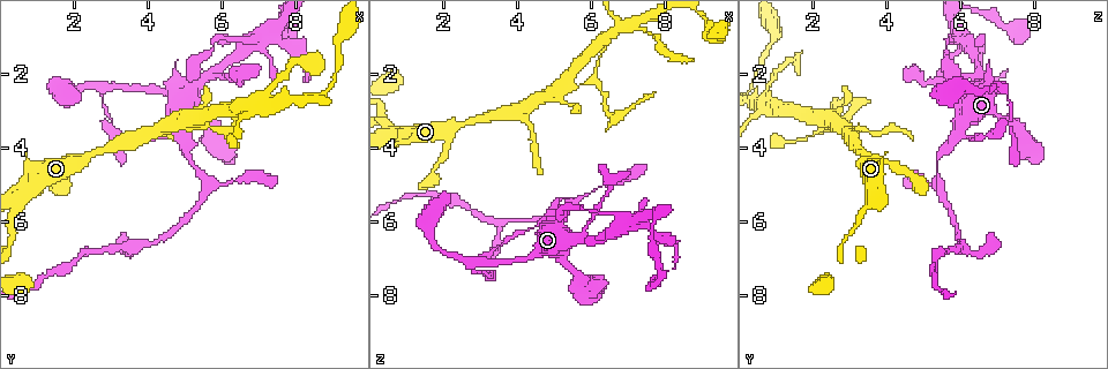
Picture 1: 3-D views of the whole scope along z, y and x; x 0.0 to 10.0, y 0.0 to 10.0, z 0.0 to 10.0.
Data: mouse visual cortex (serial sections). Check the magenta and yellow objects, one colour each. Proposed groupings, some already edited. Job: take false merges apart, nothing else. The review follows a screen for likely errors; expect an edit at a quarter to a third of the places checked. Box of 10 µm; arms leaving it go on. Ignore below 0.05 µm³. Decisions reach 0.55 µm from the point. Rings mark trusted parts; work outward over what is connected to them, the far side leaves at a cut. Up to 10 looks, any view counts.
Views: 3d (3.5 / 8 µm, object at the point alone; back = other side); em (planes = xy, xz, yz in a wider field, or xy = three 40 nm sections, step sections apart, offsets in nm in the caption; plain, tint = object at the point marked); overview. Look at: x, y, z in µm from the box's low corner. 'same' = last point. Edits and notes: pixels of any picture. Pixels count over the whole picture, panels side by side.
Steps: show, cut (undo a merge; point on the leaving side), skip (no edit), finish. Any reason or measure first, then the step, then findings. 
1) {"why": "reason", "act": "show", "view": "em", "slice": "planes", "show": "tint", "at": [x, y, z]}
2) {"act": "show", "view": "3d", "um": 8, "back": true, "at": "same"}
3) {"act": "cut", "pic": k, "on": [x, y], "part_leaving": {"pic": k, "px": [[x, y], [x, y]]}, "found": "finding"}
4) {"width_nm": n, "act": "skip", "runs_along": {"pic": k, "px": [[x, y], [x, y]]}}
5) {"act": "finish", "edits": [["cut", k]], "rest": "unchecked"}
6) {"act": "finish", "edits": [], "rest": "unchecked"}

{"why": "narrows sharply", "act": "show", "view": "3d", "um": 3.5, "at": [4.30, 3.80, 6.20]}

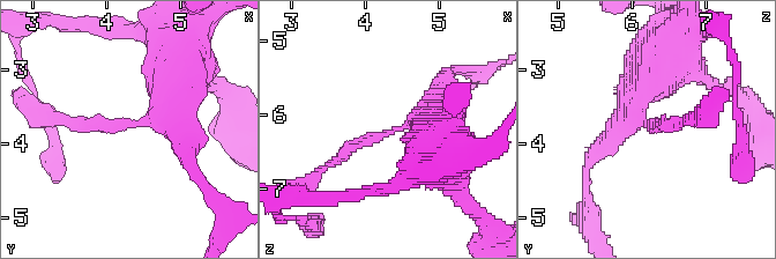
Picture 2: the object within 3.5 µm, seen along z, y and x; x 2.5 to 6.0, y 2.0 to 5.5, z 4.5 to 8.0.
{"act": "show", "view": "em", "slice": "xy", "step": 2, "show": "tint", "at": [4.35, 3.75, 6.20]}

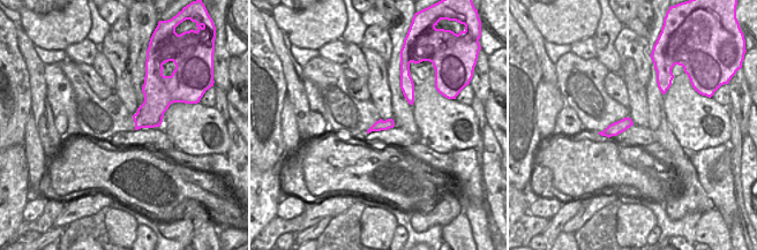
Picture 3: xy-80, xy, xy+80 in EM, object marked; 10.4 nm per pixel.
{"act": "skip", "runs_along": {"pic": 2, "px": [[447, 121], [419, 116], [323, 169]]}, "found": "continuous, no second cell"}

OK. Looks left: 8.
{"why": "thin arm on a thick one", "act": "show", "view": "3d", "um": 3.5, "at": [5.55, 2.10, 6.55]}

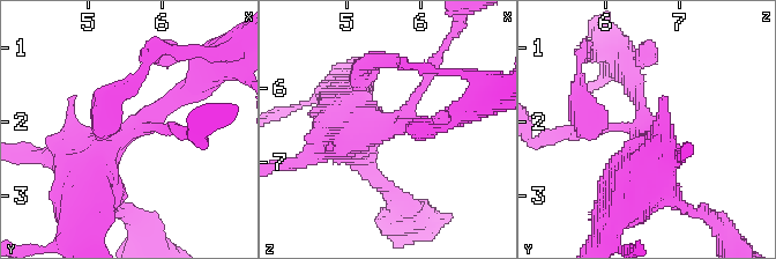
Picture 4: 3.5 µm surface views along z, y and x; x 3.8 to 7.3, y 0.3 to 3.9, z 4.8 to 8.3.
{"arms": 3, "arm_widths_nm": [150, 150, 600], "act": "show", "view": "em", "slice": "planes", "show": "tint", "at": [5.60, 2.15, 6.50]}

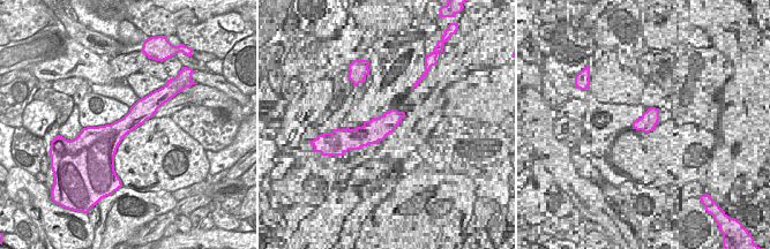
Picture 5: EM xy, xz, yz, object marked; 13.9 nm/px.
{"act": "skip", "runs_along": {"pic": 5, "px": [[157, 103], [114, 133], [92, 133]]}, "found": "one cell here"}

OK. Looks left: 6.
{"why": "arms part here", "act": "show", "view": "3d", "um": 3.5, "at": [5.60, 5.00, 5.45]}

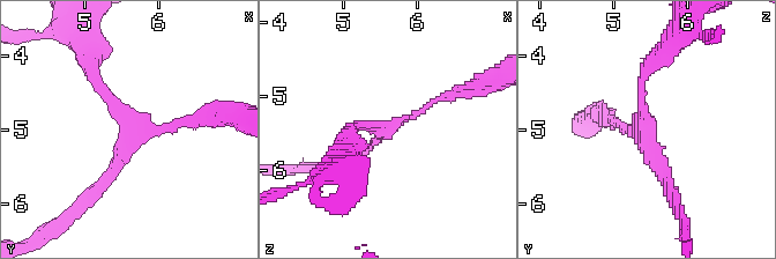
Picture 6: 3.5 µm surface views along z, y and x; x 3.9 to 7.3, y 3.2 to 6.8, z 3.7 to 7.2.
{"arms": 3, "arm_widths_nm": [100, 100, 150], "act": "show", "view": "em", "slice": "xy", "step": 1, "show": "tint", "at": [5.60, 5.00, 5.45]}

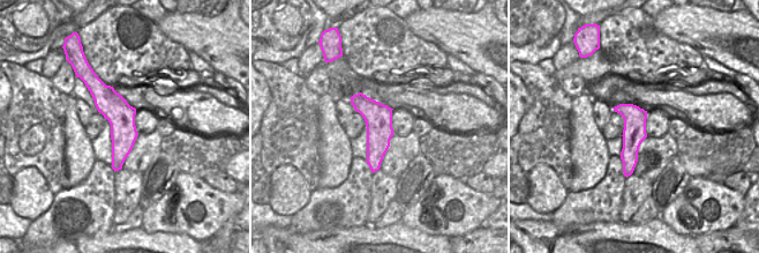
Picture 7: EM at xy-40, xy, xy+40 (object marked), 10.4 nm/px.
{"act": "skip", "runs_along": {"pic": 6, "px": [[653, 63], [641, 105], [671, 191]]}, "found": "all the same cell"}

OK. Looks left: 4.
{"why": "abrupt turn", "act": "show", "view": "3d", "um": 3.5, "at": [2.80, 2.45, 7.10]}

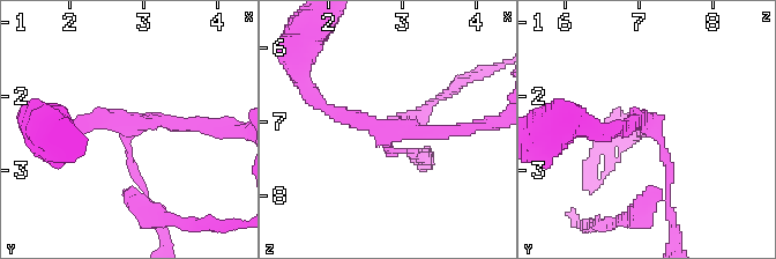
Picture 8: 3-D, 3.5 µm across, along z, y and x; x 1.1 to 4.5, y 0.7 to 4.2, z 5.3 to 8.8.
{"arms": 3, "arm_widths_nm": [150, 200, 200], "why": "need the tissue", "act": "show", "view": "em", "slice": "xy", "step": 3, "show": "tint", "at": [2.80, 2.40, 7.15]}

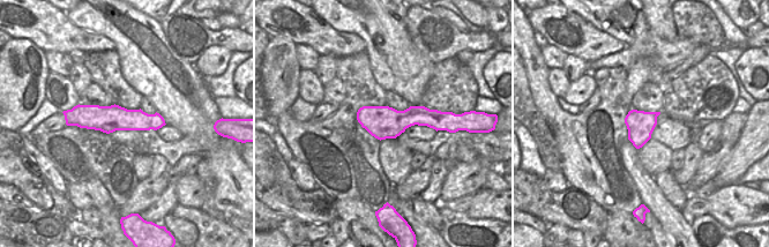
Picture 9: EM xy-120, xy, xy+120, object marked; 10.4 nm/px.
{"width_nm": 340, "act": "cut", "pic": 8, "on": [410, 152], "part_leaving": {"pic": 8, "px": [[392, 153], [424, 156]]}, "found": "a second cell is stuck on"}

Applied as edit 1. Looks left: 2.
{"act": "finish", "edits": [["cut", 8]], "rest": "unchecked"}

